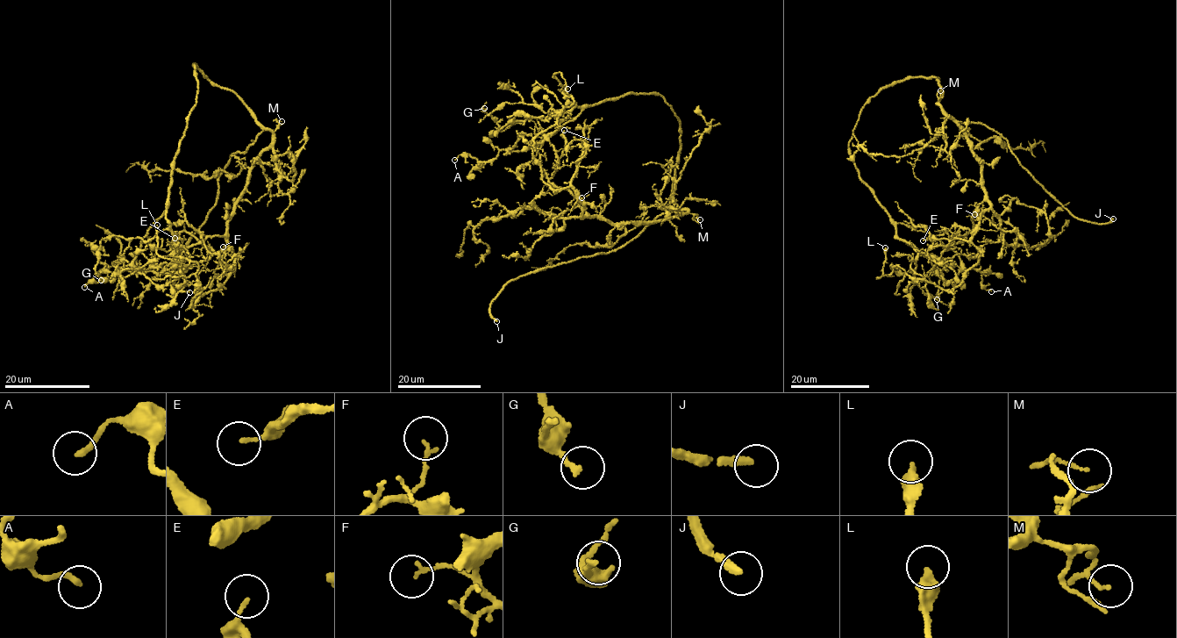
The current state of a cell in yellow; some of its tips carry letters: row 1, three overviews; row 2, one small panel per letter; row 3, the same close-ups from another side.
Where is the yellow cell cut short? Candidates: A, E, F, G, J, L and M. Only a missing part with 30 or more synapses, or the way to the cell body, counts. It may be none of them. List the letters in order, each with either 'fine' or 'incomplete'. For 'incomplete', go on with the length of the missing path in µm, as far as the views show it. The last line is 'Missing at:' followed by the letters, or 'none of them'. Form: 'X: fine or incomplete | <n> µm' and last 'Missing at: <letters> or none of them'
A: fine
E: fine
F: fine
G: fine
J: incomplete | 80 µm
L: fine
M: fine
Missing at: J

